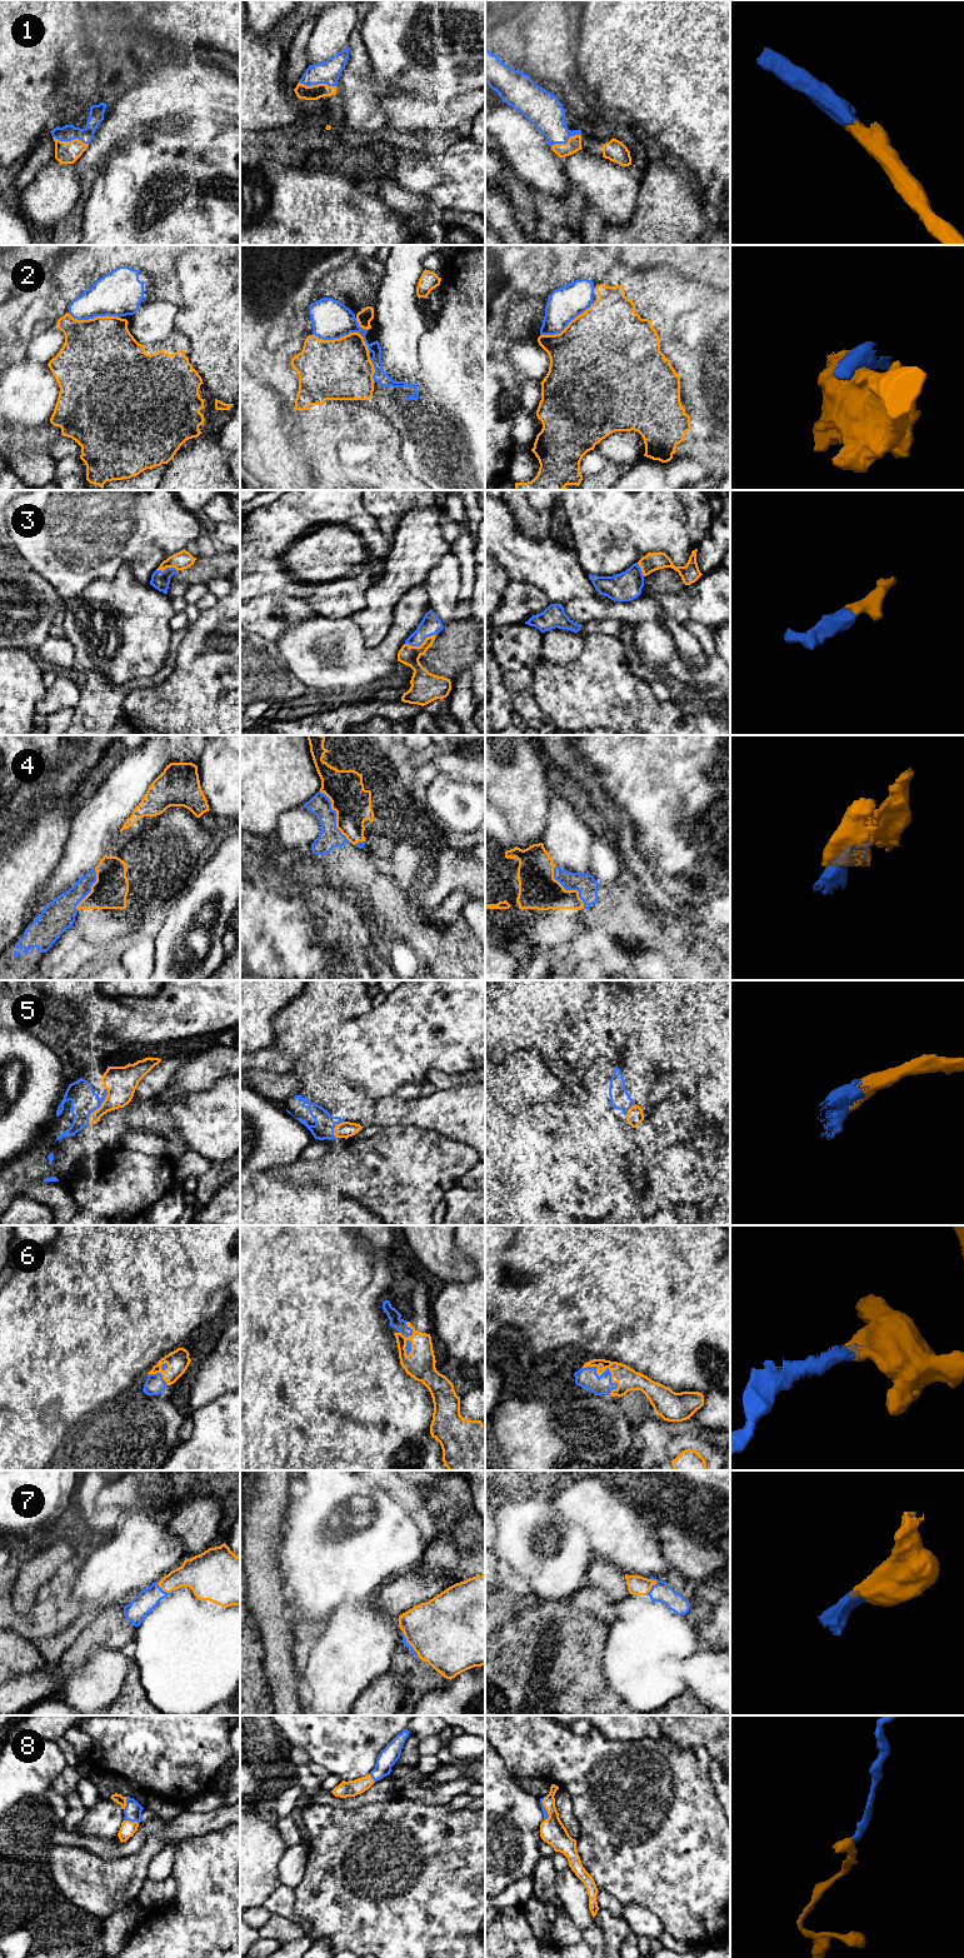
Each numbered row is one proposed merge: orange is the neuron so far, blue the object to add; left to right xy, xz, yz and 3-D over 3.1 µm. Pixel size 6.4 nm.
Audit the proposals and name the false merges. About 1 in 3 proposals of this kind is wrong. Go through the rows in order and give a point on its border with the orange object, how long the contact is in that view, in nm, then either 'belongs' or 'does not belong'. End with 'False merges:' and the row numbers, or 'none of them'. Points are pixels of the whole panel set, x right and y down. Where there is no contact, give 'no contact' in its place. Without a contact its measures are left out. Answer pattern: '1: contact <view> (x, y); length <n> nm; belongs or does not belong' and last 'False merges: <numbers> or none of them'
1: contact xz (319, 84); length 260 nm; belongs
2: contact xz (345, 335); length 400 nm; does not belong
3: contact xz (421, 644); length 220 nm; belongs
4: contact xz (336, 815); length 400 nm; belongs
5: contact xy (100, 1107); length 260 nm; belongs
6: contact yz (603, 1372); length 280 nm; belongs
7: contact xz (408, 1642); length 240 nm; belongs
8: contact xy (131, 1822); length 90 nm; belongs
False merges: 2

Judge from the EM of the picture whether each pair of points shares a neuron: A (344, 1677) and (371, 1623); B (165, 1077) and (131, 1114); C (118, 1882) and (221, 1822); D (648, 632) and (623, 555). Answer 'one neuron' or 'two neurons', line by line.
A: one neuron
B: two neurons
C: one neuron
D: two neurons

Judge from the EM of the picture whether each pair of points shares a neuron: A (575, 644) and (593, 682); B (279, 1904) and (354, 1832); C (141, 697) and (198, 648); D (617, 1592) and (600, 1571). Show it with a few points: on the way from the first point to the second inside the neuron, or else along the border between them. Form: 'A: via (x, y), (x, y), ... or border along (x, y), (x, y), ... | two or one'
A: border along (583, 637), (577, 658), (553, 663) | two
B: border along (293, 1888), (294, 1912), (304, 1918) | two
C: via (159, 697), (193, 665) | one
D: via (614, 1587), (605, 1576) | one

